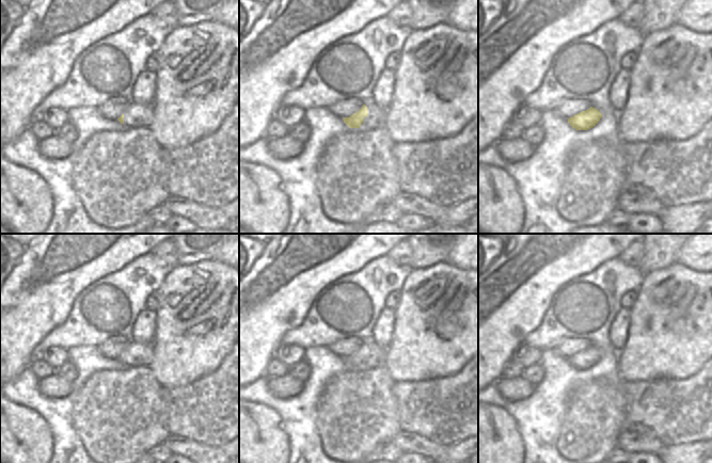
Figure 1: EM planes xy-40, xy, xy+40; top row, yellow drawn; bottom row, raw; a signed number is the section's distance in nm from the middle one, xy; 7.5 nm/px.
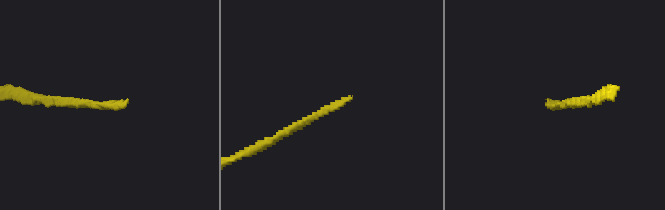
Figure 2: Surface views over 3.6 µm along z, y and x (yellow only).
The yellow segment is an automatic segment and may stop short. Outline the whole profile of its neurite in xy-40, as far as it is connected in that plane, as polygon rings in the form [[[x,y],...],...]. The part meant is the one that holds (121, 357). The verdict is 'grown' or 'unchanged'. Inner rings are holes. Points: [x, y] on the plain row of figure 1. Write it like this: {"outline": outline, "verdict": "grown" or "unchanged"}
{"outline": [[[132,342],[117,357],[127,367],[149,367],[154,357],[154,347],[152,344]]], "verdict": "grown"}

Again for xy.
{"outline": [[[363,344],[349,356],[343,356],[343,360],[349,367],[360,367],[364,370],[384,367],[386,348],[381,348],[377,344]]], "verdict": "grown"}

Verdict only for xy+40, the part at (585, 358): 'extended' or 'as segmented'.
as segmented

